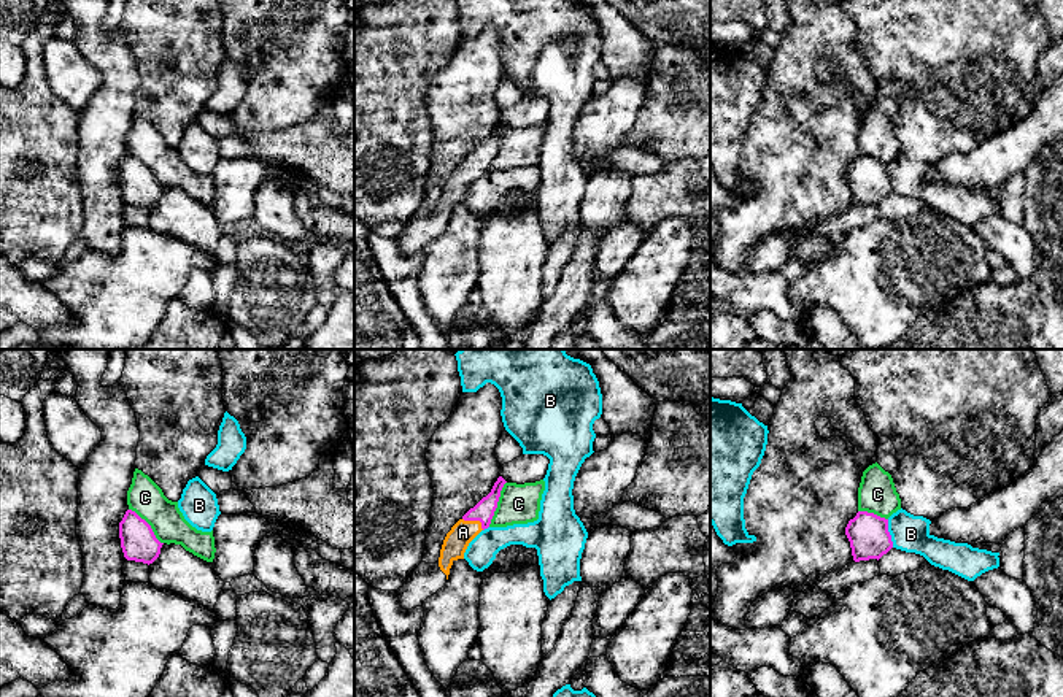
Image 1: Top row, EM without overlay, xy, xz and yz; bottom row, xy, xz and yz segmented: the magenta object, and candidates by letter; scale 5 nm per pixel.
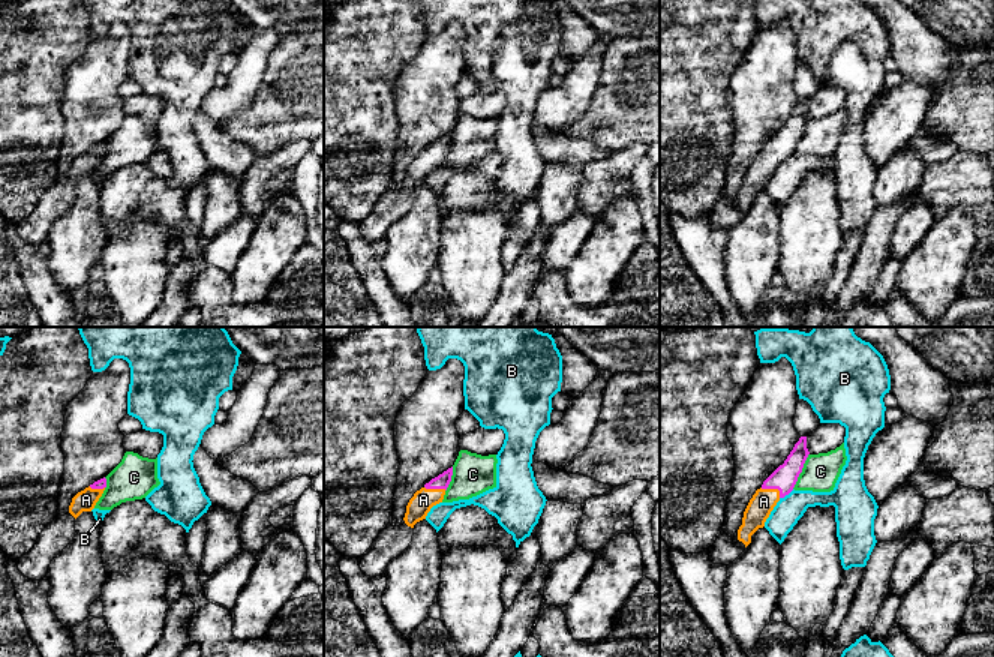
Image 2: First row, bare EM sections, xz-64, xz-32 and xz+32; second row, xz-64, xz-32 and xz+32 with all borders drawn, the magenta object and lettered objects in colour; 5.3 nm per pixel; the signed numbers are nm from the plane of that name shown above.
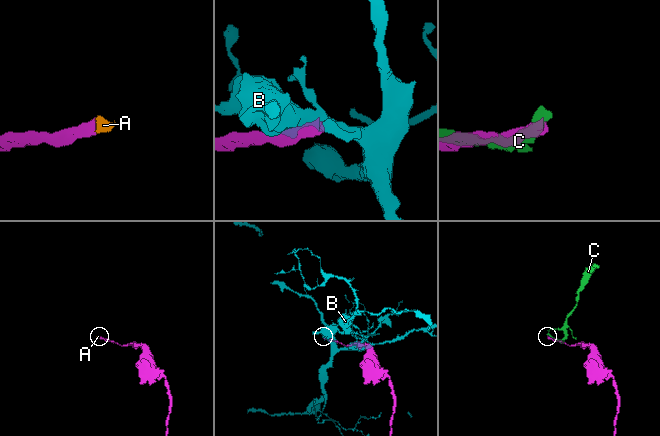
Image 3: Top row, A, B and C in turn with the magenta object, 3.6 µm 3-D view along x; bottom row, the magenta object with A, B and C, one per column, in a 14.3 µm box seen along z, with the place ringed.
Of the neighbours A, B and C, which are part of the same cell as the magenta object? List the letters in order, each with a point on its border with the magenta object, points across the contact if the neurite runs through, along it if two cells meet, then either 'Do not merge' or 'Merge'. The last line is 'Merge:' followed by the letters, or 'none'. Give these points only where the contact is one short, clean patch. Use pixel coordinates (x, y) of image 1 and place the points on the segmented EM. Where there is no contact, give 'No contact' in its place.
A: Touches magenta at xz (475, 519). Path across: xz (483, 512), (475, 519), (463, 532). Merge
B: Touches magenta at yz (889, 534). Do not merge
C: Touches magenta at xz (496, 504). Do not merge
Merge: A

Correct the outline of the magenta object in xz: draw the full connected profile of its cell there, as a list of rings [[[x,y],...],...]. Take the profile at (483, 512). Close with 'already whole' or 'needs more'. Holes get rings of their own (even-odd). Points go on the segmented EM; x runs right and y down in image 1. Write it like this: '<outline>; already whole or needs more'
[[[499,476],[491,492],[470,508],[446,533],[439,560],[435,564],[421,562],[404,586],[396,591],[404,610],[423,607],[427,597],[445,586],[453,562],[464,559],[469,543],[489,527],[505,483]]]; needs more

